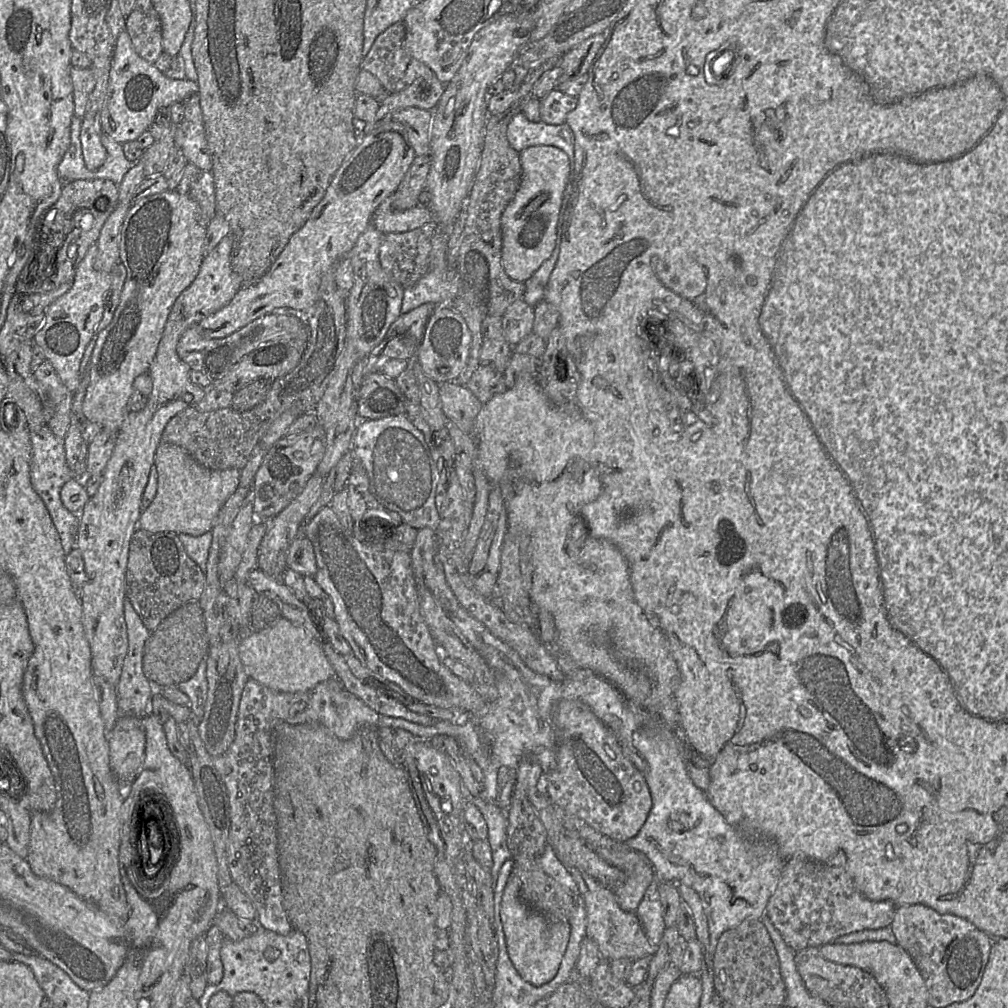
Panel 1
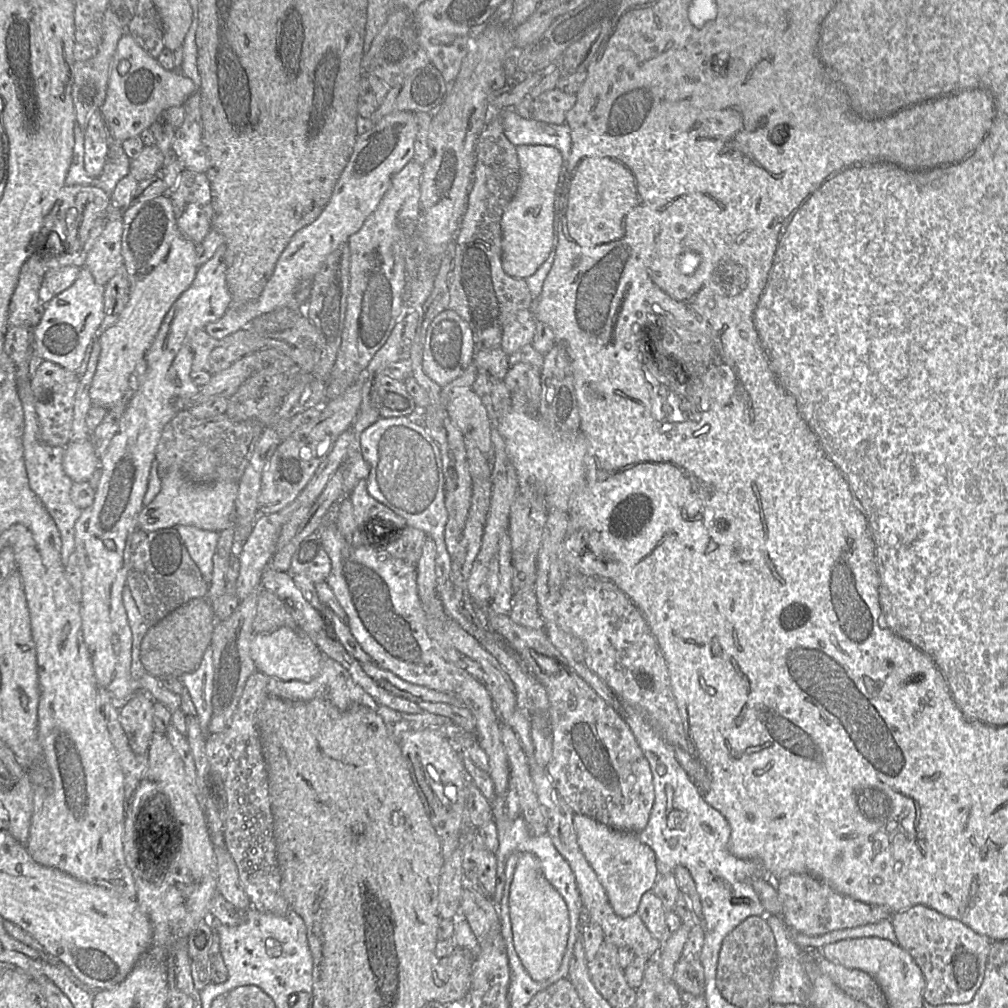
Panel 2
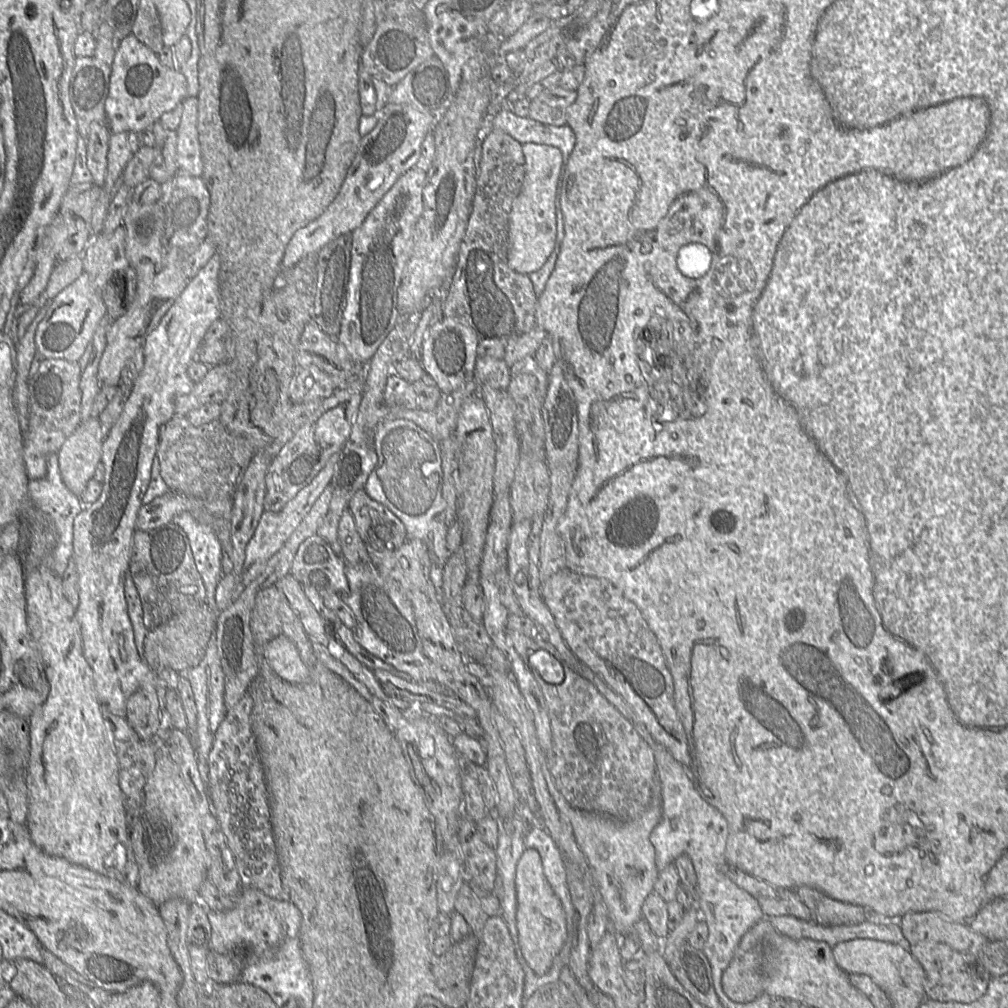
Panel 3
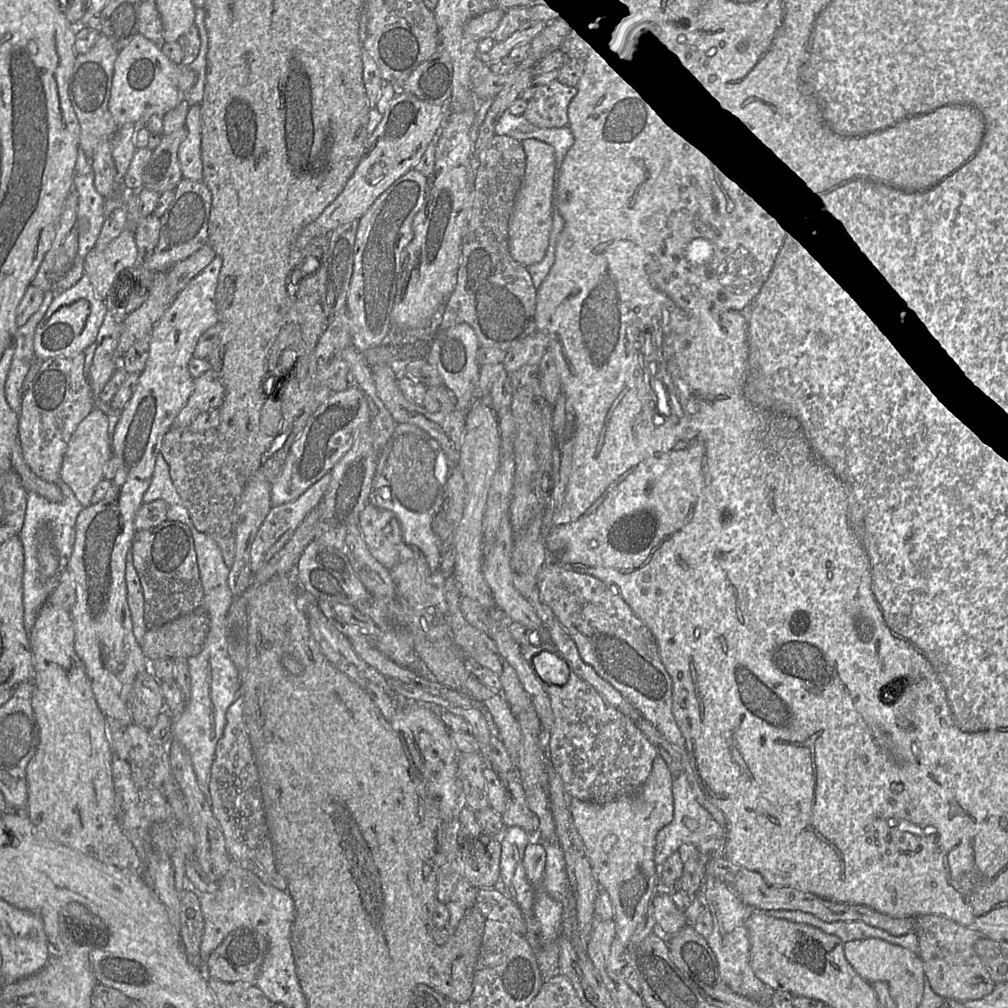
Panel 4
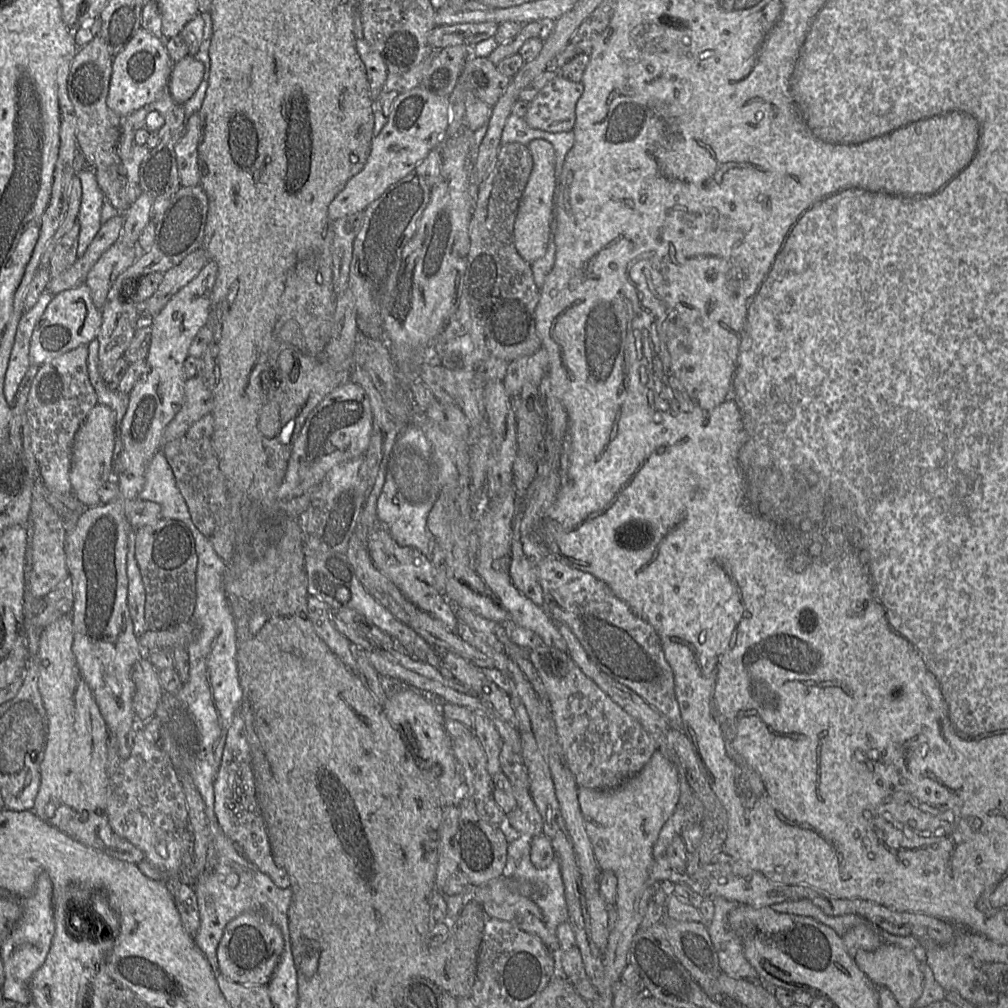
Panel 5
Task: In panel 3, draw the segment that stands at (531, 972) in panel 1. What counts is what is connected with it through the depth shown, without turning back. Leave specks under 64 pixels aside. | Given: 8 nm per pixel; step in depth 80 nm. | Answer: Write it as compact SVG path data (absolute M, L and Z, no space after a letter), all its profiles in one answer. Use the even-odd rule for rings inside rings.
M525 848L516 865L515 889L517 899L516 926L522 957L538 976L544 975L566 940L566 916L560 899L543 873L537 850Z

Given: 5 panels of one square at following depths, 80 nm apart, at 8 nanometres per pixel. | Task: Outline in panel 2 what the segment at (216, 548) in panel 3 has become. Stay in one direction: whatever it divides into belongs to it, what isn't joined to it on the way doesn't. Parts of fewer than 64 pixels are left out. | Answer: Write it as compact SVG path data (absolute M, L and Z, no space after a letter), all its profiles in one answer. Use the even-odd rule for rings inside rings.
M178 525L175 529L181 536L191 559L199 568L203 579L209 585L219 532L202 530L190 525Z

